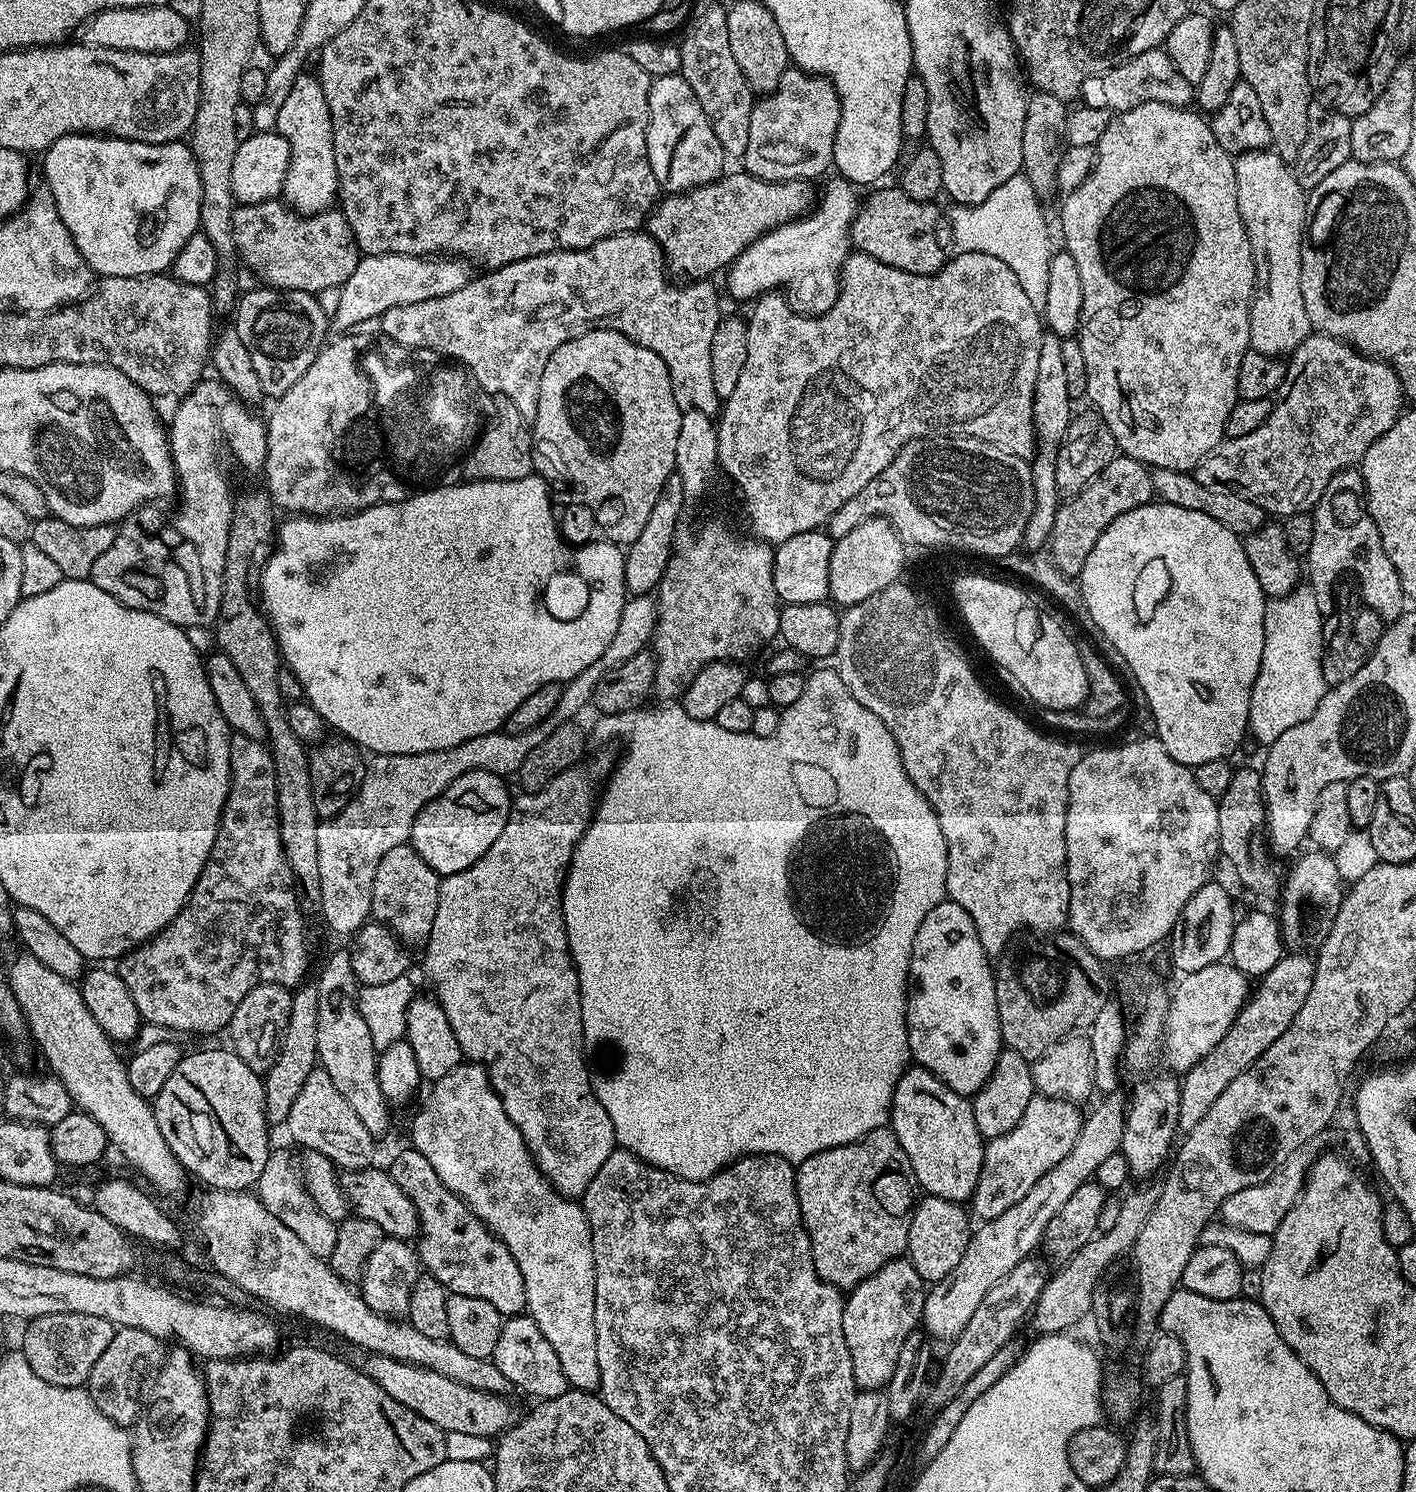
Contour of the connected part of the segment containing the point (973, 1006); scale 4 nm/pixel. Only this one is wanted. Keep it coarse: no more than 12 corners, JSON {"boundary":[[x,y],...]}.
{"boundary":[[945,898],[908,971],[911,1059],[960,1096],[1002,1051],[997,977]]}

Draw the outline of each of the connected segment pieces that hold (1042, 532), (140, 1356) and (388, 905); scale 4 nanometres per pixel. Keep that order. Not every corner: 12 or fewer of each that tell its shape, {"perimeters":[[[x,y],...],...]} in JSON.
{"perimeters":[[[1045,331],[1038,350],[1030,461],[1036,501],[1024,544],[1048,543],[1062,503],[1054,470],[1072,421],[1063,339]],[[116,1328],[86,1391],[106,1418],[135,1425],[140,1383],[162,1341]],[[411,843],[382,854],[371,919],[427,941],[441,876]]]}

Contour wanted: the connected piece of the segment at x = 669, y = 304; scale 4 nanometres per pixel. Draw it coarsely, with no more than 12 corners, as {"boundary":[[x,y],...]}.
{"boundary":[[645,231],[561,248],[378,317],[526,422],[595,328],[654,350],[715,417],[720,296]]}

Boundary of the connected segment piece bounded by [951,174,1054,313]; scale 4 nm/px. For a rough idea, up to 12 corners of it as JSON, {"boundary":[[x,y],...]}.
{"boundary":[[1024,175],[952,212],[956,252],[994,254],[1043,313],[1050,258]]}

